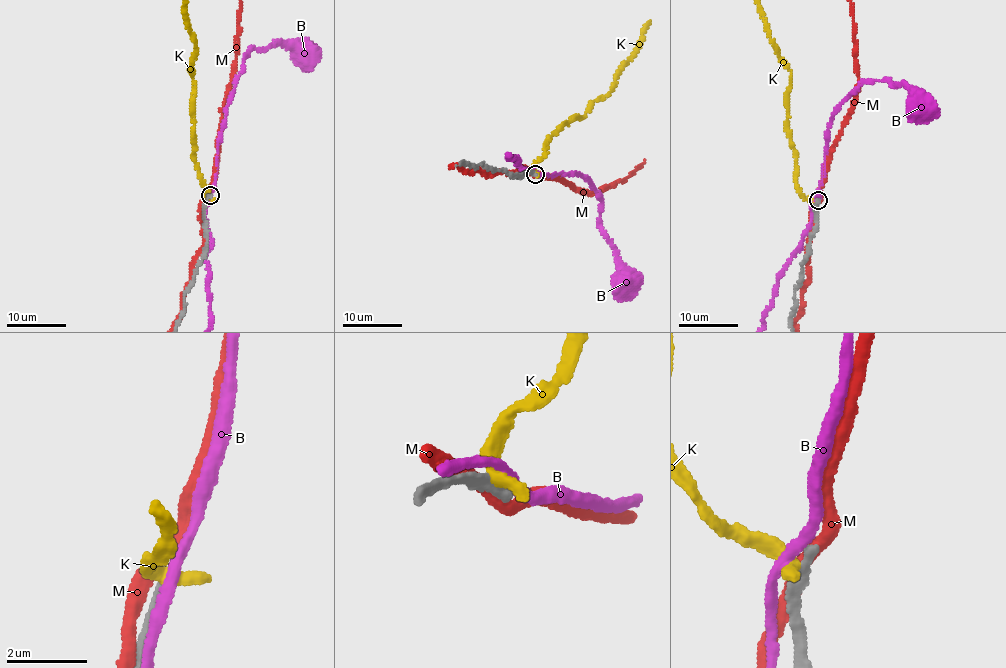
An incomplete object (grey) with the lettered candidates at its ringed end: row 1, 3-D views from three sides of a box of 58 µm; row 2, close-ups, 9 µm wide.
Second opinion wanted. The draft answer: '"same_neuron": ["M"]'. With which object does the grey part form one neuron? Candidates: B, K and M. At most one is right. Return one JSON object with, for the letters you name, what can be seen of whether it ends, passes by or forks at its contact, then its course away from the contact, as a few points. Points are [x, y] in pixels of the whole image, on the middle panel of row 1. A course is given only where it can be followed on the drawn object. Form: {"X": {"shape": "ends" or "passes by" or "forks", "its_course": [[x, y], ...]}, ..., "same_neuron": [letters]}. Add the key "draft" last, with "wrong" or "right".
{"same_neuron": [], "draft": "wrong"}

